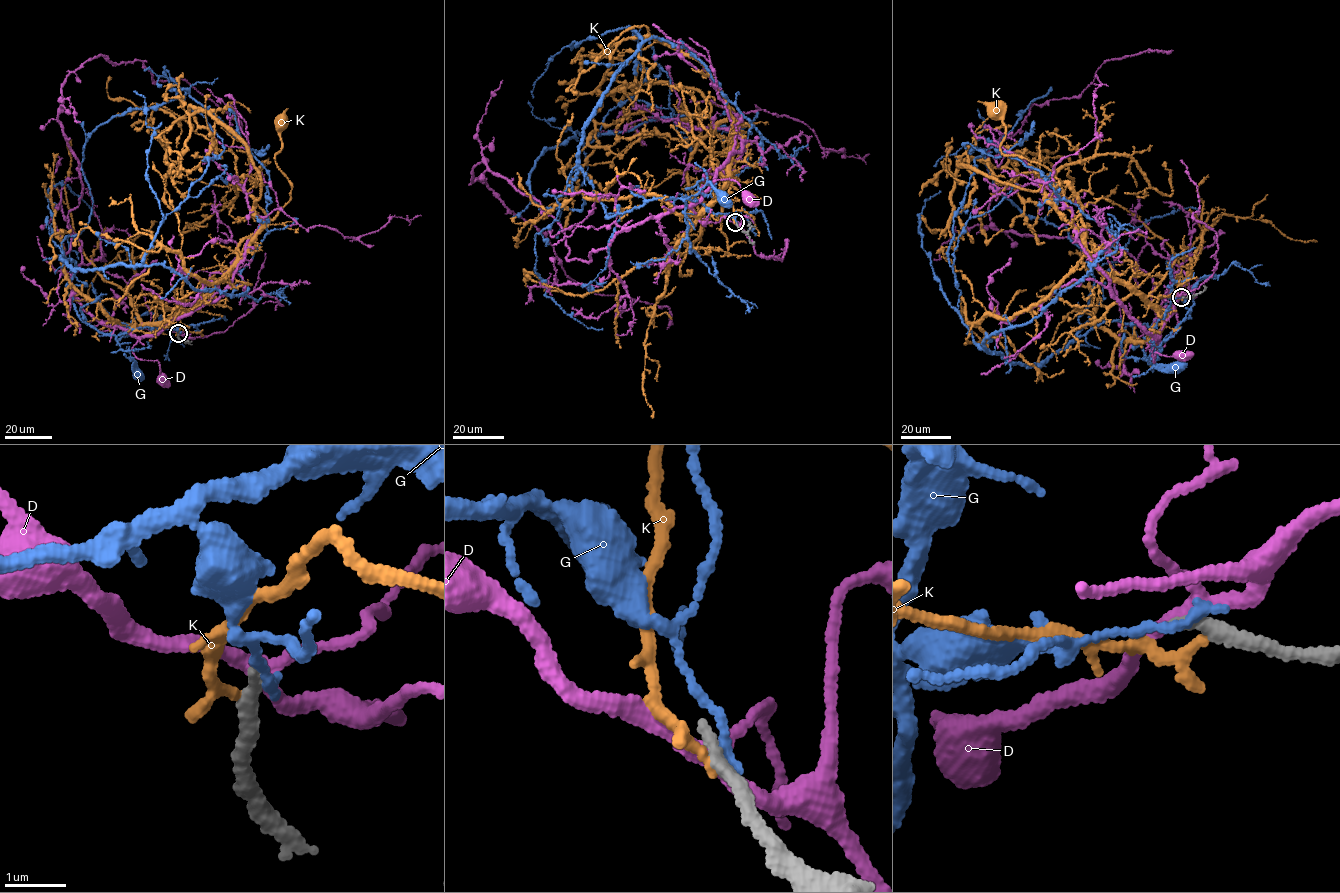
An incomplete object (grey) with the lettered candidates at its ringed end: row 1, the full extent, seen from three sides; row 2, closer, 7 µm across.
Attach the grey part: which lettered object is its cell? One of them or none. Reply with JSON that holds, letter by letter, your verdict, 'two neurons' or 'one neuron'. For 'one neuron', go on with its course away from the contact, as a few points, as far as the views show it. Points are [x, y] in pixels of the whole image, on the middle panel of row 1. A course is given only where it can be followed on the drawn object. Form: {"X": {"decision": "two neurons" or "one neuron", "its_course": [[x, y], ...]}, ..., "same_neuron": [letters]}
{"D": {"decision": "two neurons"}, "G": {"decision": "two neurons"}, "K": {"decision": "two neurons"}, "same_neuron": []}

